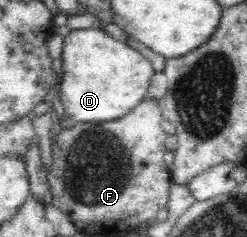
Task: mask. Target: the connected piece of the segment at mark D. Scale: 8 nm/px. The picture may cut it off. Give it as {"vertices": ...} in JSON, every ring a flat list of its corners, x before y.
{"vertices":[[77,29,64,37,64,77,59,98,65,115,74,123,107,123,120,120,147,96,151,78,156,72,141,53,125,42,117,41,104,30]]}

